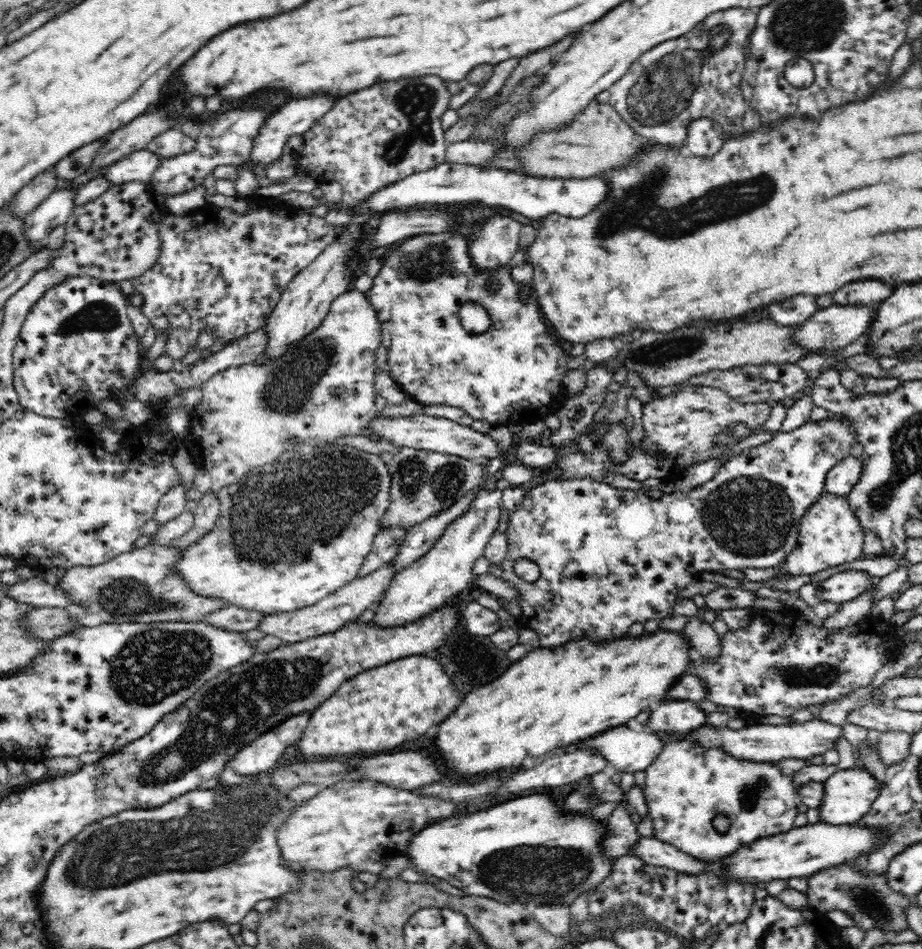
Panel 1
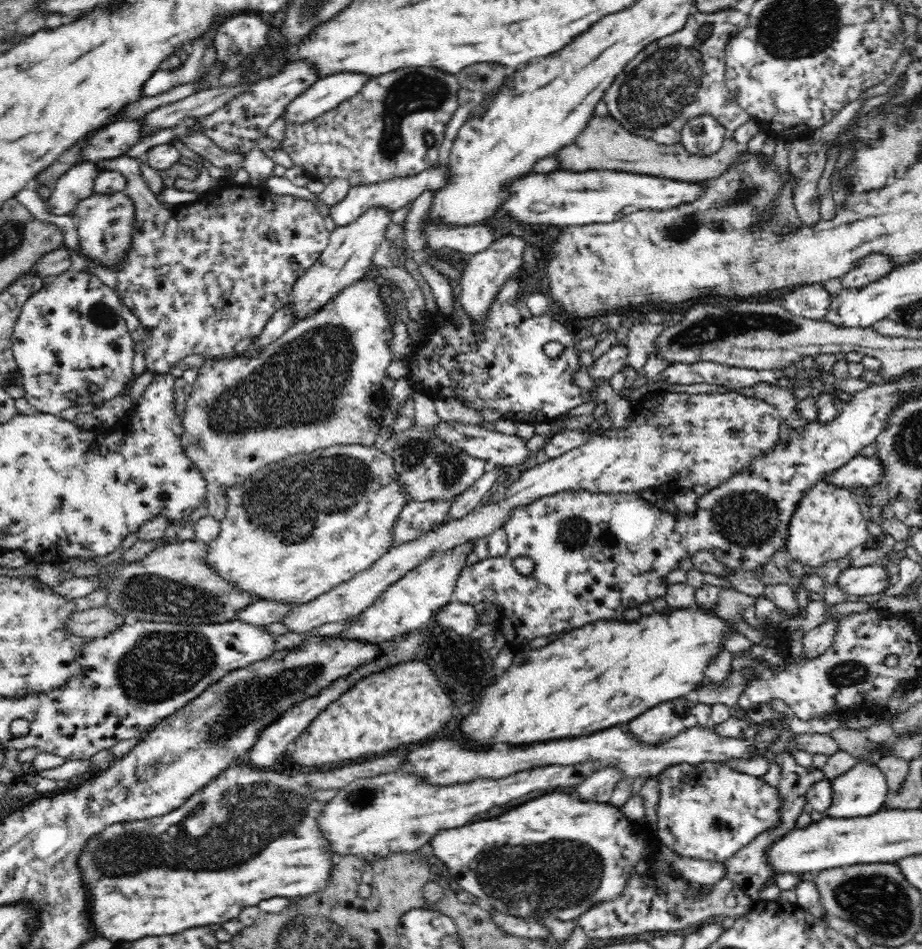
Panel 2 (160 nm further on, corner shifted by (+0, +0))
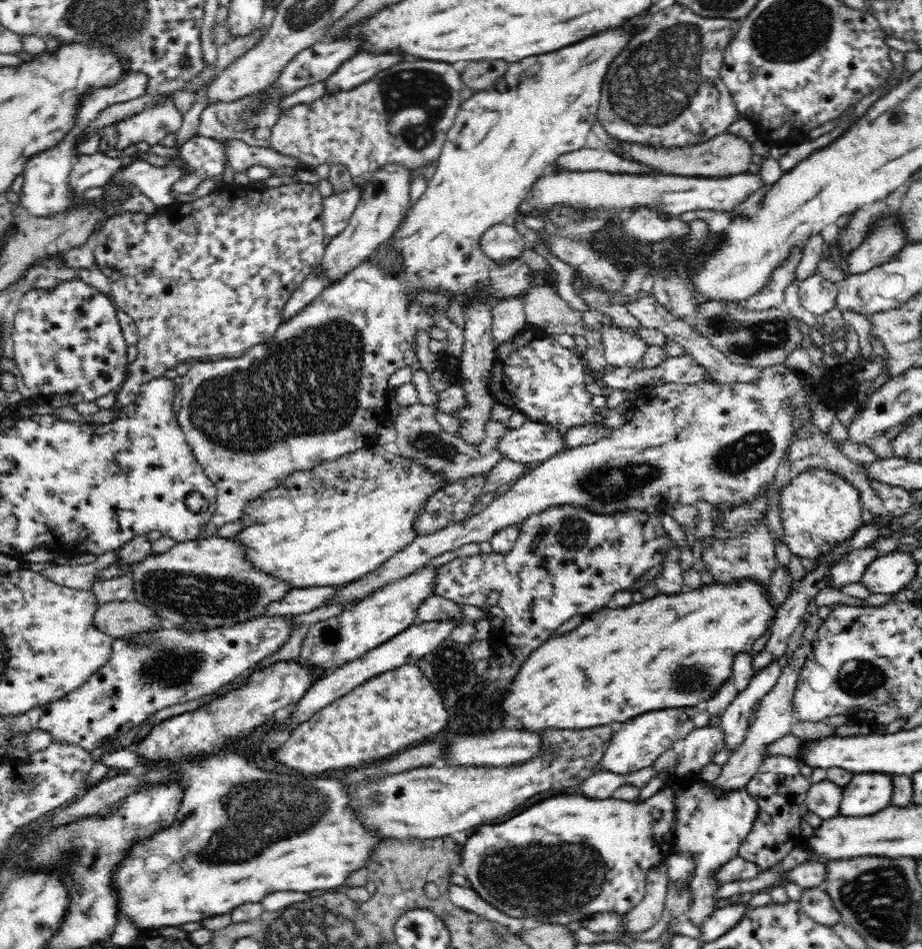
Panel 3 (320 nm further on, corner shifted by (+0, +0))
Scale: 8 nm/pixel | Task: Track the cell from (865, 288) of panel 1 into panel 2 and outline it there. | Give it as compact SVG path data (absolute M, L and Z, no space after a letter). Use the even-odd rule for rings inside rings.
M872 254L864 260L858 260L854 268L850 268L844 276L841 276L843 288L862 288L866 284L886 276L894 268L891 260L884 254Z

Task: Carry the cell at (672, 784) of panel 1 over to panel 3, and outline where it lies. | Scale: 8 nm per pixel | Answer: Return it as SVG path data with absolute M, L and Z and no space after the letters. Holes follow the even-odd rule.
M696 777L681 786L675 798L677 808L677 827L673 840L673 852L693 852L698 864L688 884L690 890L689 908L686 916L693 925L702 928L704 921L716 910L716 893L722 882L717 880L717 872L730 859L739 855L739 848L752 828L752 820L756 820L758 805L748 795L748 791L740 790L726 795L718 795L708 789L706 781Z

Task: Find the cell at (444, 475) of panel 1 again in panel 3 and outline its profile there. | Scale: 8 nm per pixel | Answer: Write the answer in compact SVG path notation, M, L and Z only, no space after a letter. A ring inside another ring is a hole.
M420 401L406 407L399 407L398 416L393 422L397 430L396 445L406 459L418 460L426 465L432 473L438 473L451 484L470 476L489 473L496 464L500 464L504 455L498 451L498 444L507 431L502 423L491 420L487 424L487 436L480 446L473 446L461 440L454 433L444 431L436 421L435 414L438 410L422 404Z

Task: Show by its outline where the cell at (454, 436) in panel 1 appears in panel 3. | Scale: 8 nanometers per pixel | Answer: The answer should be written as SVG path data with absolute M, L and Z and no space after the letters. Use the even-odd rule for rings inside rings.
M527 420L519 428L508 429L504 433L498 451L516 463L544 463L570 450L566 447L565 432L566 428L562 426Z

